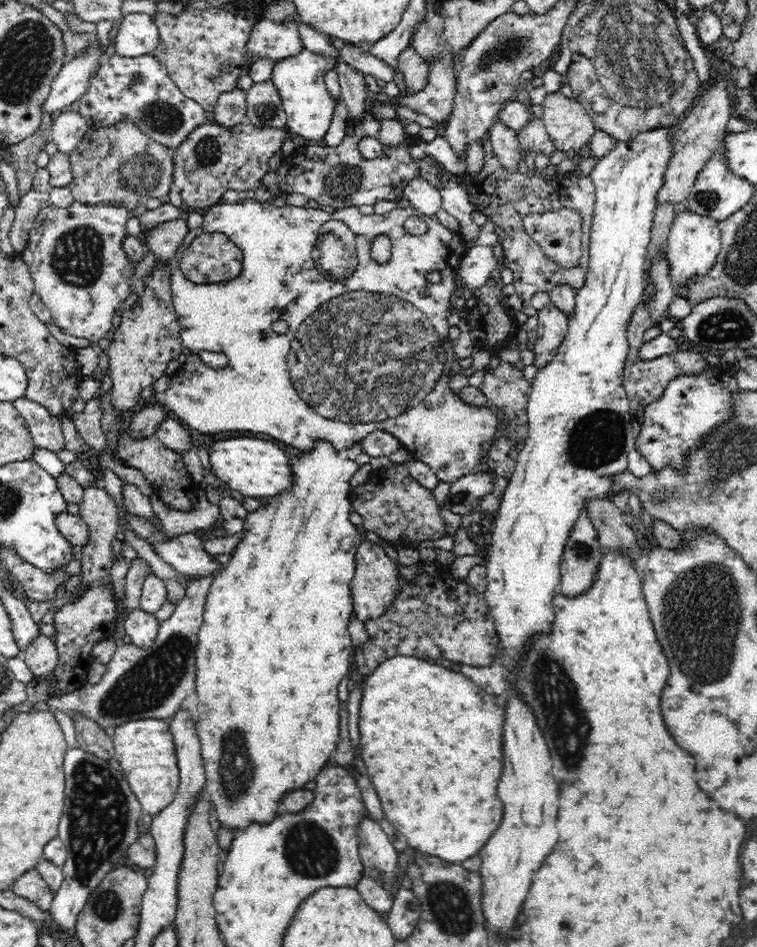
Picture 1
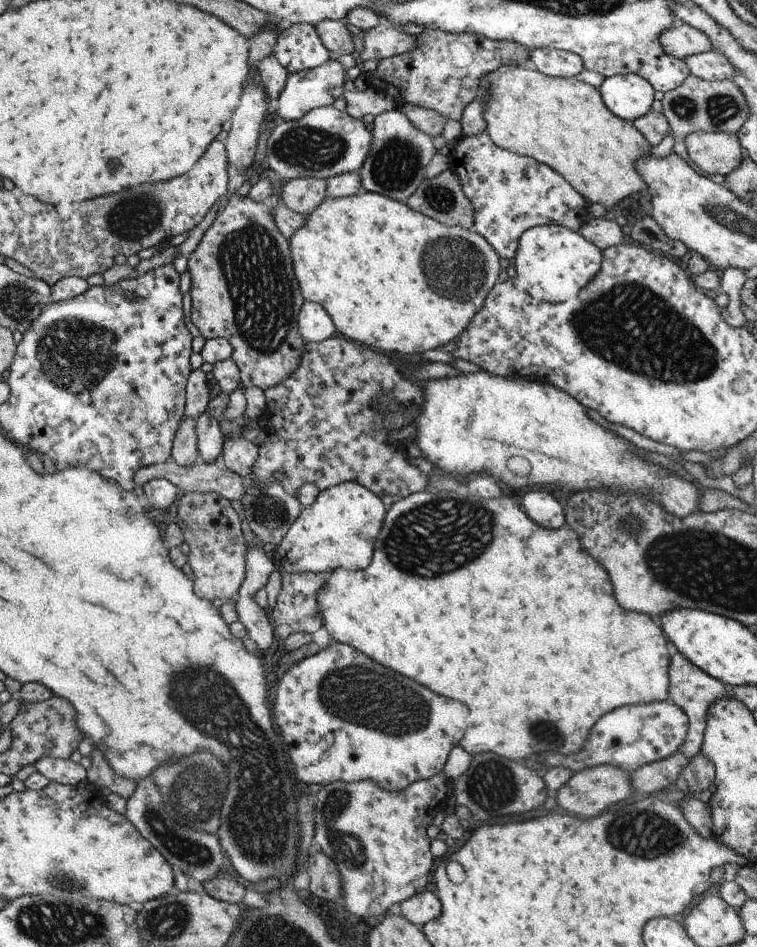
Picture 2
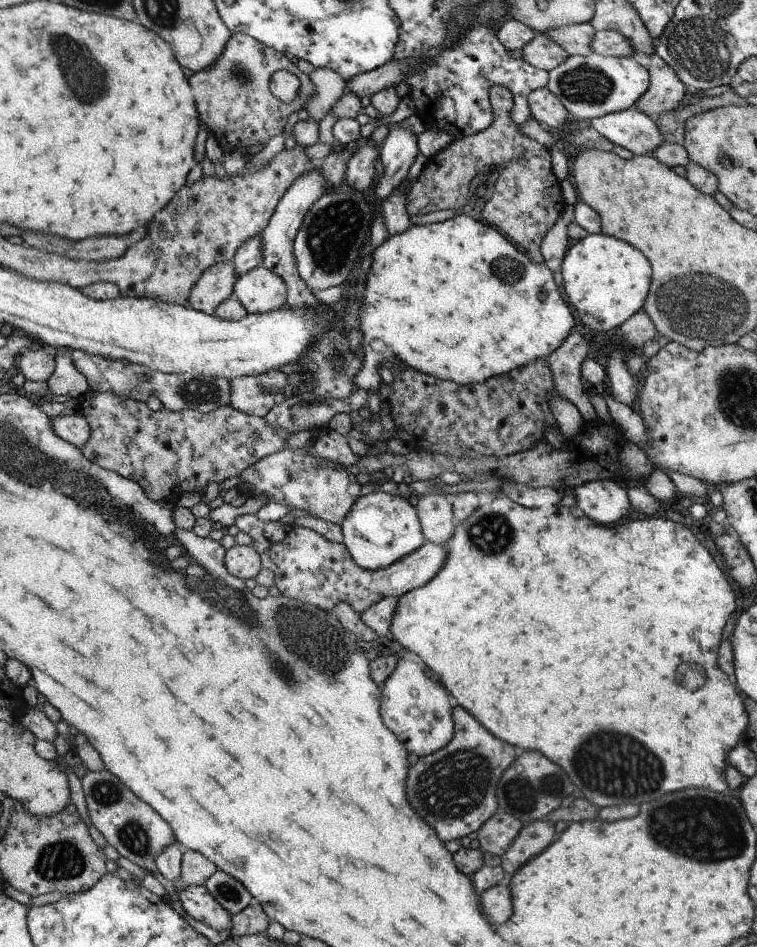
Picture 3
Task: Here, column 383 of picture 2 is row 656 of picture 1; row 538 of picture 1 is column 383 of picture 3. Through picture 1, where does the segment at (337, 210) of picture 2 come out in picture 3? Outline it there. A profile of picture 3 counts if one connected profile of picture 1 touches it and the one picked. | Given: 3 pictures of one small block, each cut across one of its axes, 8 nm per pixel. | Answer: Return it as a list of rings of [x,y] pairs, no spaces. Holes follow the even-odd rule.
[[[468,213],[456,215],[439,223],[427,223],[422,225],[411,224],[405,232],[390,235],[380,246],[373,250],[369,271],[366,272],[364,290],[361,303],[359,304],[359,329],[362,331],[361,344],[366,354],[366,364],[377,366],[382,362],[394,366],[394,369],[408,368],[417,370],[427,375],[445,380],[454,381],[461,385],[476,384],[487,381],[491,376],[506,374],[515,368],[532,363],[537,359],[546,357],[570,334],[574,327],[574,316],[564,302],[558,286],[552,276],[553,272],[544,264],[536,264],[530,260],[526,252],[506,238],[498,229],[492,225],[474,218]],[[372,340],[382,340],[386,345],[384,352],[375,352],[370,347]]]

